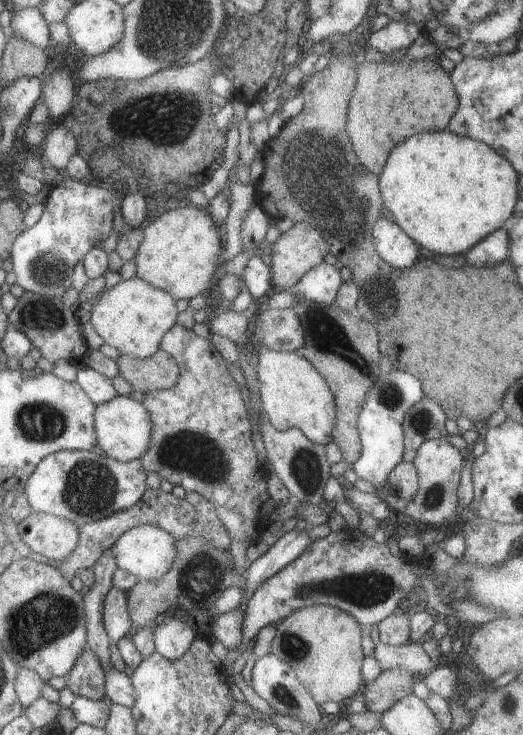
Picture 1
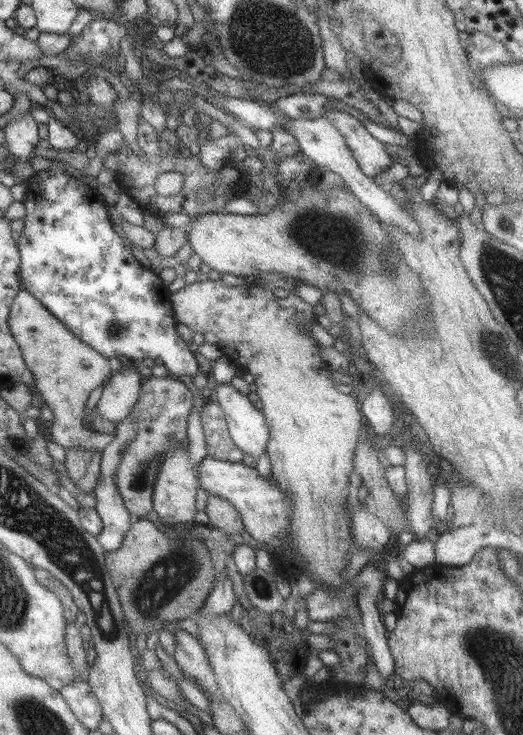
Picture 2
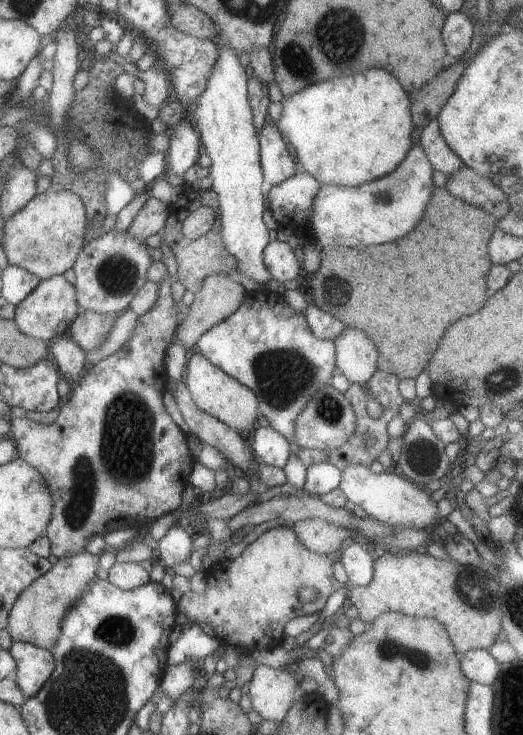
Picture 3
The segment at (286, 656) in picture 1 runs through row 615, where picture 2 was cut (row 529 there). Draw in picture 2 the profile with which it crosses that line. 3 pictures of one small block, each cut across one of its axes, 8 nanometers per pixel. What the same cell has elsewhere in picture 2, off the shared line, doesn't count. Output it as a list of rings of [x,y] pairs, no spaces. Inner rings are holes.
[[[269,273],[262,275],[255,275],[249,277],[243,277],[246,283],[239,286],[227,286],[222,282],[193,282],[180,288],[179,291],[170,294],[170,304],[176,323],[185,325],[193,333],[204,335],[206,332],[212,332],[217,337],[217,346],[221,350],[221,353],[231,362],[236,368],[241,368],[245,372],[249,373],[253,379],[256,389],[256,394],[261,401],[261,412],[263,413],[267,429],[268,429],[268,442],[266,445],[265,454],[269,457],[270,464],[270,478],[277,483],[279,491],[289,492],[286,493],[291,501],[291,514],[289,514],[289,540],[291,545],[295,546],[297,552],[303,556],[301,559],[305,566],[304,570],[308,570],[310,574],[318,581],[318,587],[337,587],[344,588],[347,586],[347,582],[343,582],[339,575],[345,565],[347,564],[347,556],[353,545],[353,538],[351,538],[351,526],[349,526],[349,501],[348,498],[353,498],[351,490],[349,489],[349,473],[353,471],[352,460],[356,443],[362,435],[361,424],[361,412],[359,412],[359,406],[357,406],[357,397],[355,395],[344,394],[335,388],[336,382],[330,376],[330,369],[328,365],[321,359],[320,353],[321,345],[317,344],[308,332],[306,332],[306,323],[315,320],[316,316],[312,312],[312,306],[303,302],[301,298],[298,298],[293,293],[293,288],[297,281],[292,278],[285,277],[277,273]],[[275,288],[284,288],[289,291],[289,295],[286,298],[277,298],[273,296]],[[296,313],[303,315],[303,322],[296,320]]]

